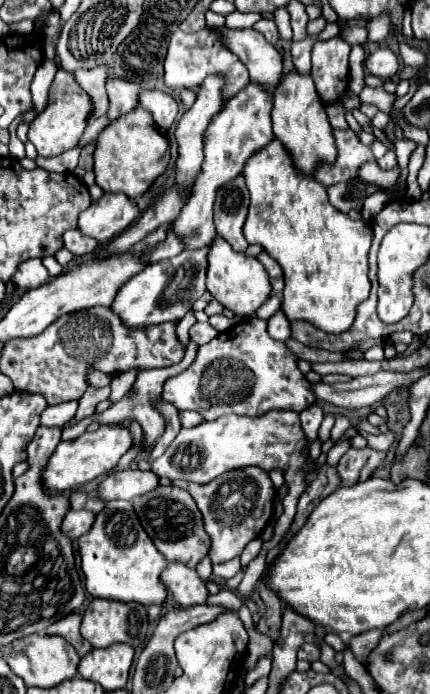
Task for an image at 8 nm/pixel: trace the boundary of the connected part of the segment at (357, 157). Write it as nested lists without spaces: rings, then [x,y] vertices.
[[[334,130],[338,158],[334,164],[318,164],[314,170],[314,178],[324,186],[332,186],[336,182],[346,182],[358,176],[358,168],[374,160],[372,150],[360,142],[360,138],[352,130]]]

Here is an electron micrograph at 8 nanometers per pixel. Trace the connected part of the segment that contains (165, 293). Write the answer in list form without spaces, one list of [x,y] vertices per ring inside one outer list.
[[[208,246],[198,252],[180,252],[172,260],[160,260],[160,264],[150,264],[118,290],[110,306],[112,312],[118,314],[128,328],[146,328],[152,324],[182,320],[184,314],[192,310],[192,304],[206,292],[206,256]]]

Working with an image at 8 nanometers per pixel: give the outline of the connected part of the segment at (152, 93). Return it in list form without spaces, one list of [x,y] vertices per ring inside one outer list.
[[[144,90],[140,94],[140,106],[152,114],[162,130],[168,130],[178,114],[178,100],[162,90]]]

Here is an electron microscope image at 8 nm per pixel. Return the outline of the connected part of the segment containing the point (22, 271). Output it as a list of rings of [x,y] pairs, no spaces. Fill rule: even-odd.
[[[26,260],[18,266],[18,272],[12,276],[12,282],[16,288],[28,290],[28,288],[36,288],[44,282],[50,280],[48,270],[44,268],[42,260]]]

